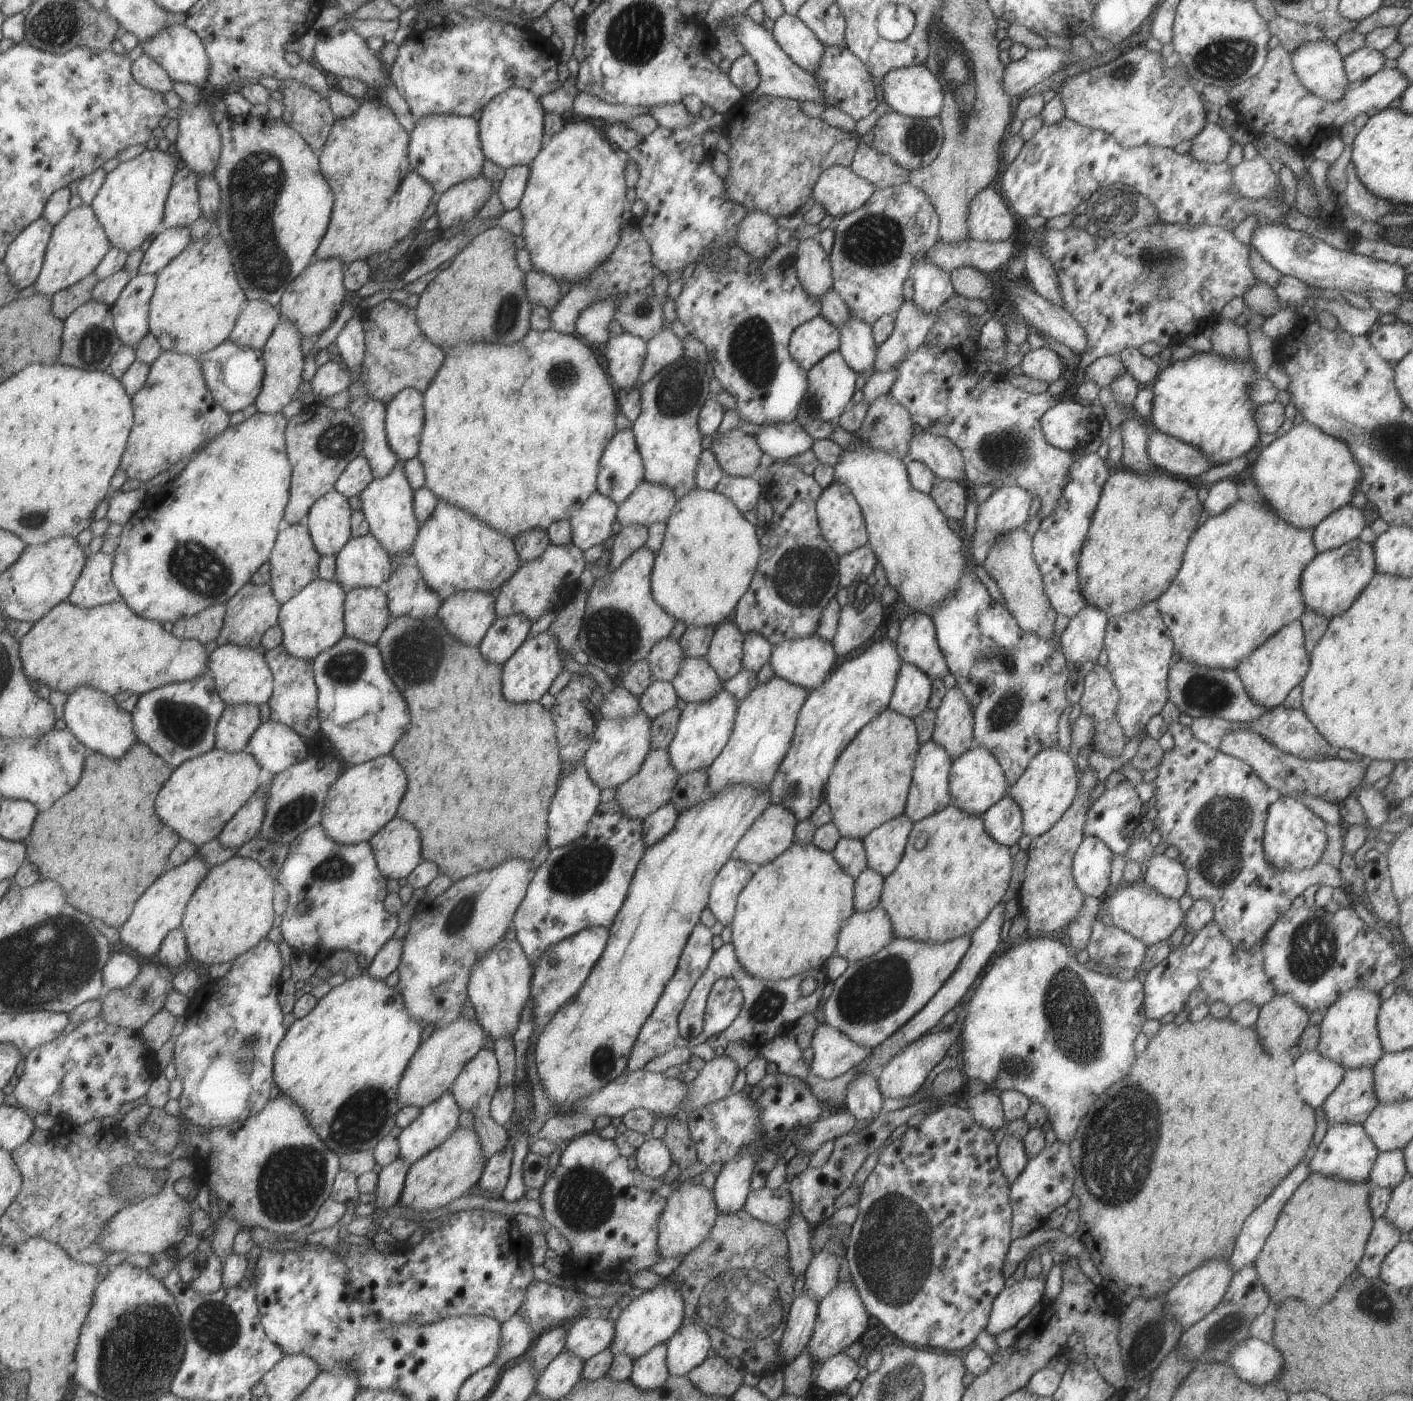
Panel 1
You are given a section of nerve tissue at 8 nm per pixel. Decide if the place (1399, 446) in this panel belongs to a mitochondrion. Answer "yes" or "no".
yes

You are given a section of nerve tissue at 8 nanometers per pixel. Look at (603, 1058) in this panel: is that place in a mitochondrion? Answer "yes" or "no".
yes

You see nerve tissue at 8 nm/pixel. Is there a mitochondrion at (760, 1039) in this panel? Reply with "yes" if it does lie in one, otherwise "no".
yes

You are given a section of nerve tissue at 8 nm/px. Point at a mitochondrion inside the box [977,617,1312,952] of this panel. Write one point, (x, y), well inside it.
(1218, 826)

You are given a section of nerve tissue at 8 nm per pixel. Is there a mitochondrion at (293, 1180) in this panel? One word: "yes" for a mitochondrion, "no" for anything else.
yes

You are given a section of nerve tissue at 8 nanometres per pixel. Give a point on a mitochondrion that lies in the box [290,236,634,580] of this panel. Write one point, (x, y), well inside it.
(565, 383)

